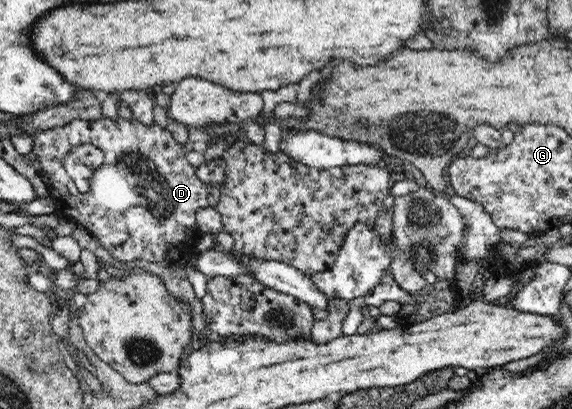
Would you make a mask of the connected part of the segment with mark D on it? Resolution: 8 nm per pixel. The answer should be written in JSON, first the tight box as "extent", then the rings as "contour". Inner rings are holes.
{"extent":[32,117,210,267],"contour":[[[104,117],[96,122],[73,120],[61,127],[39,132],[33,139],[32,151],[35,154],[33,165],[37,172],[49,178],[50,196],[57,204],[54,213],[81,223],[112,257],[122,262],[122,265],[145,260],[174,267],[173,261],[169,260],[173,247],[184,249],[186,260],[198,253],[196,245],[192,245],[191,237],[194,237],[199,229],[197,212],[208,206],[210,185],[197,177],[196,168],[189,163],[183,148],[168,130],[158,124],[145,126],[137,119],[132,122],[123,118],[112,121]],[[85,144],[98,147],[104,153],[105,163],[94,171],[88,193],[81,194],[73,179],[69,177],[63,162],[73,148]]]}

